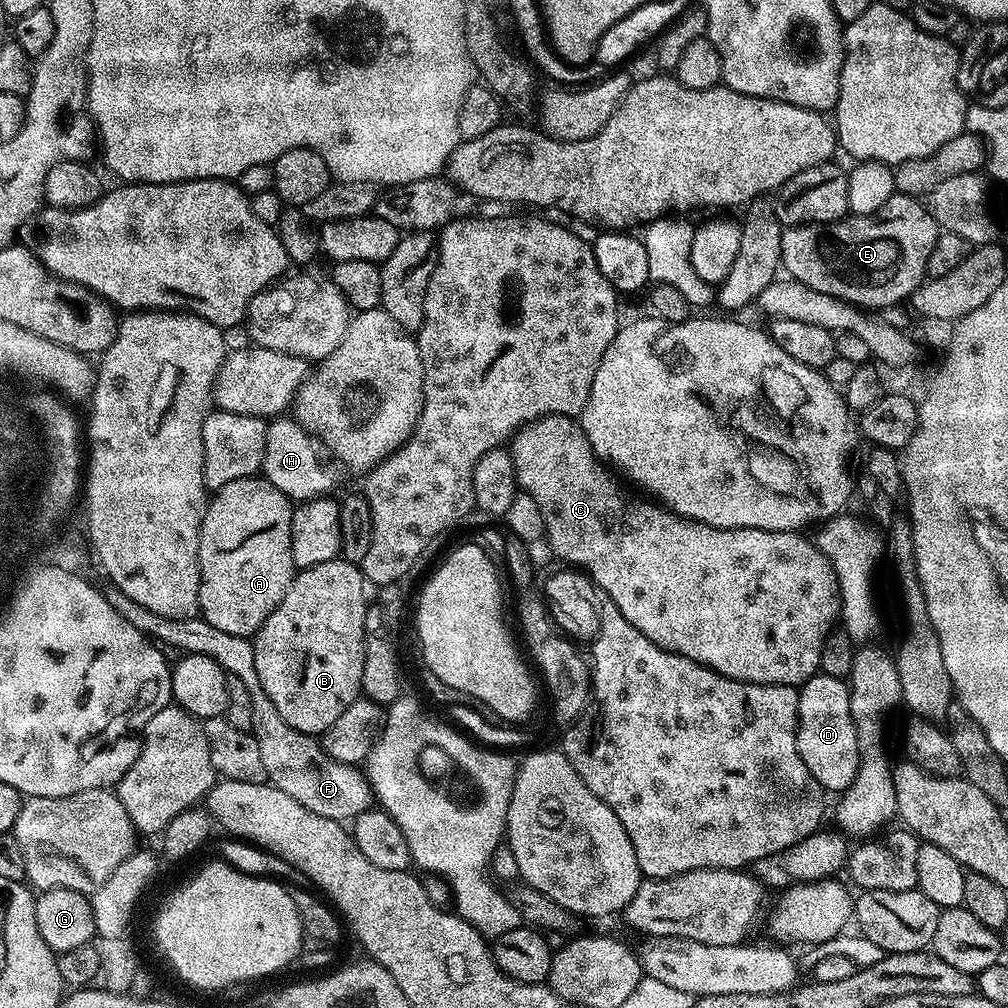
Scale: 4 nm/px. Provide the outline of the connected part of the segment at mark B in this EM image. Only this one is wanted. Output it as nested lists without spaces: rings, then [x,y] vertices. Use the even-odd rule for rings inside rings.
[[[343,558],[299,569],[280,605],[256,631],[252,640],[254,670],[258,670],[262,687],[277,706],[279,714],[296,731],[319,737],[327,728],[334,726],[338,718],[342,718],[346,706],[361,699],[366,651],[364,623],[368,620],[368,600],[364,597],[364,588],[363,571]]]

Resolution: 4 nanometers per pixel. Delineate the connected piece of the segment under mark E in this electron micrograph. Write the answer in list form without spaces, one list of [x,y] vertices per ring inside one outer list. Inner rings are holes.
[[[894,194],[886,206],[874,210],[874,214],[849,214],[832,224],[800,224],[796,228],[784,228],[780,263],[791,279],[810,286],[810,290],[837,296],[864,310],[883,310],[891,304],[907,301],[924,283],[930,250],[934,250],[934,242],[938,242],[941,231],[932,213],[917,197]]]

